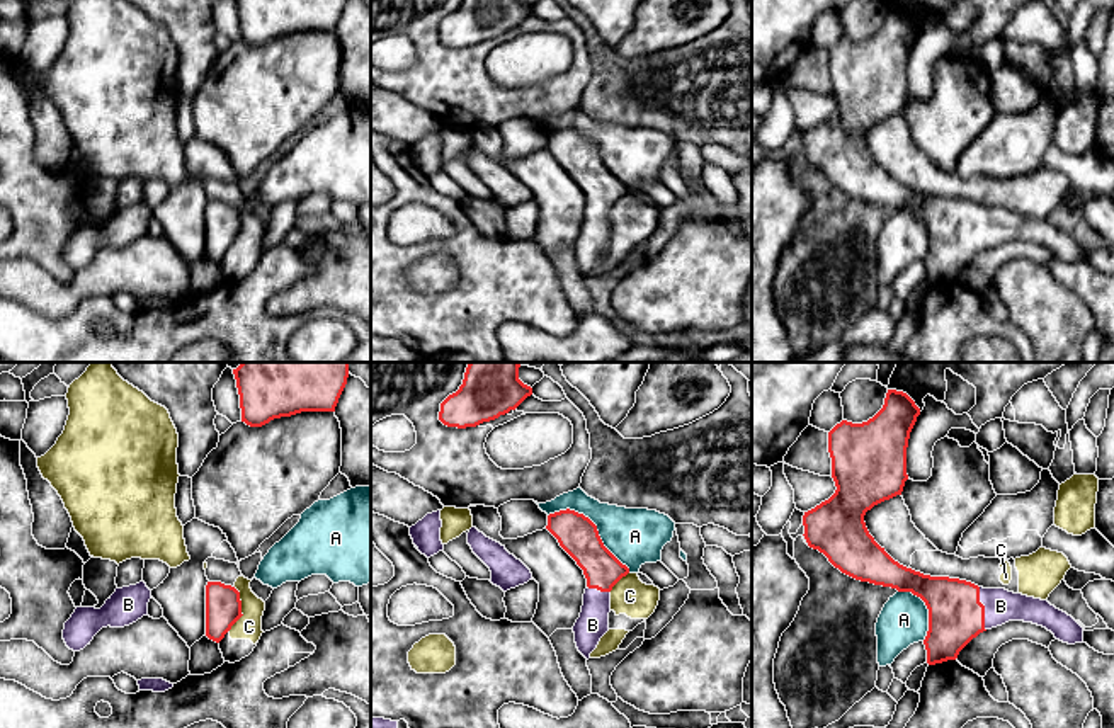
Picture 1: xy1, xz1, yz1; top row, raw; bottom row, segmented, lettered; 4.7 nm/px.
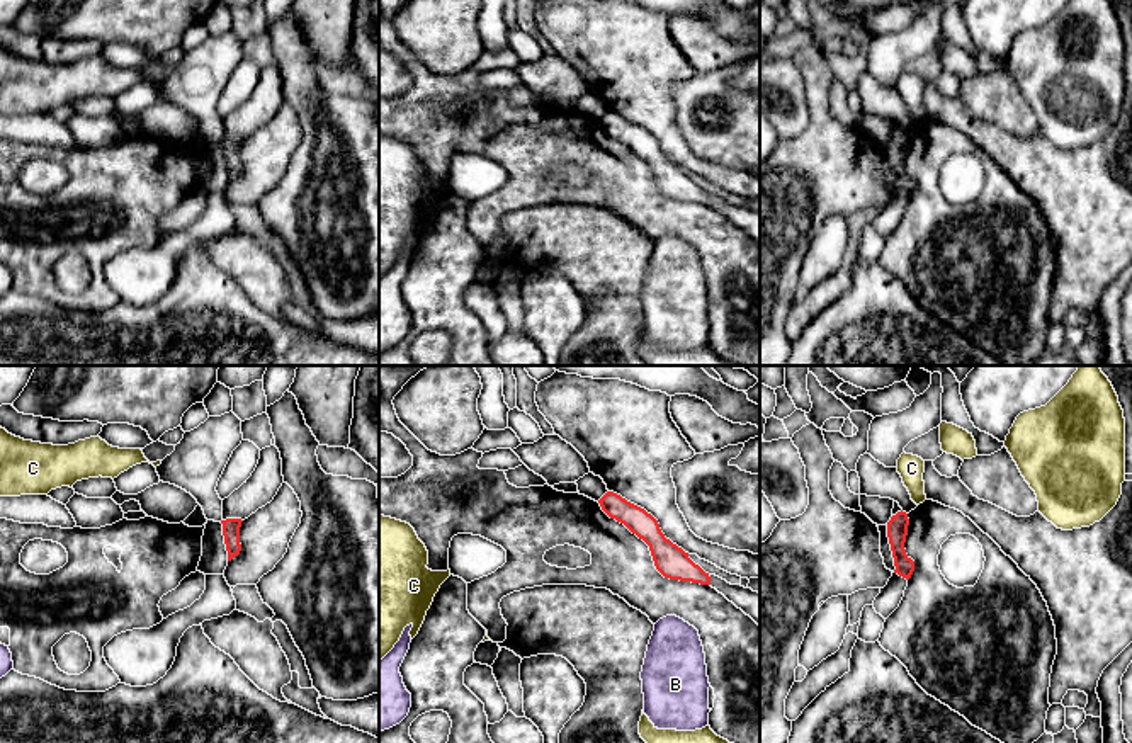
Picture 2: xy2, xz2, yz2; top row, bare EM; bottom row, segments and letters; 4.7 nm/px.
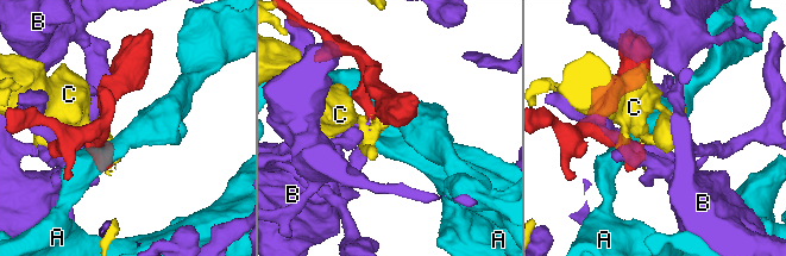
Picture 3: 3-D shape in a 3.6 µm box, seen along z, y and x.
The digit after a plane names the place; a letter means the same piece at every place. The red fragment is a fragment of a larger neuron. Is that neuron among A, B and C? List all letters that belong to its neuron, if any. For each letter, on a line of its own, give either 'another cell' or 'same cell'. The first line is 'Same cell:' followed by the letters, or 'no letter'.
Same cell: B
A: another cell
B: same cell
C: another cell

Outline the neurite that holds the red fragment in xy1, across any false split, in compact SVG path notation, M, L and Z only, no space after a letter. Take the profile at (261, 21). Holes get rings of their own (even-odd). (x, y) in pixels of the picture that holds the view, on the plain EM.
M236 0L242 41L262 46L301 31L335 31L347 0Z

